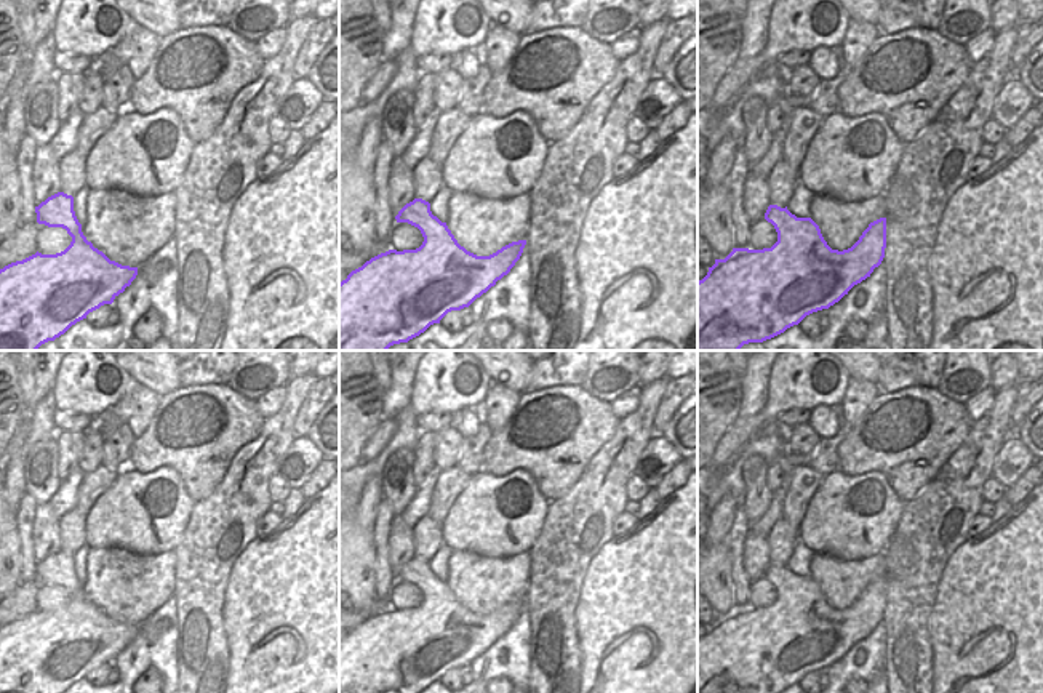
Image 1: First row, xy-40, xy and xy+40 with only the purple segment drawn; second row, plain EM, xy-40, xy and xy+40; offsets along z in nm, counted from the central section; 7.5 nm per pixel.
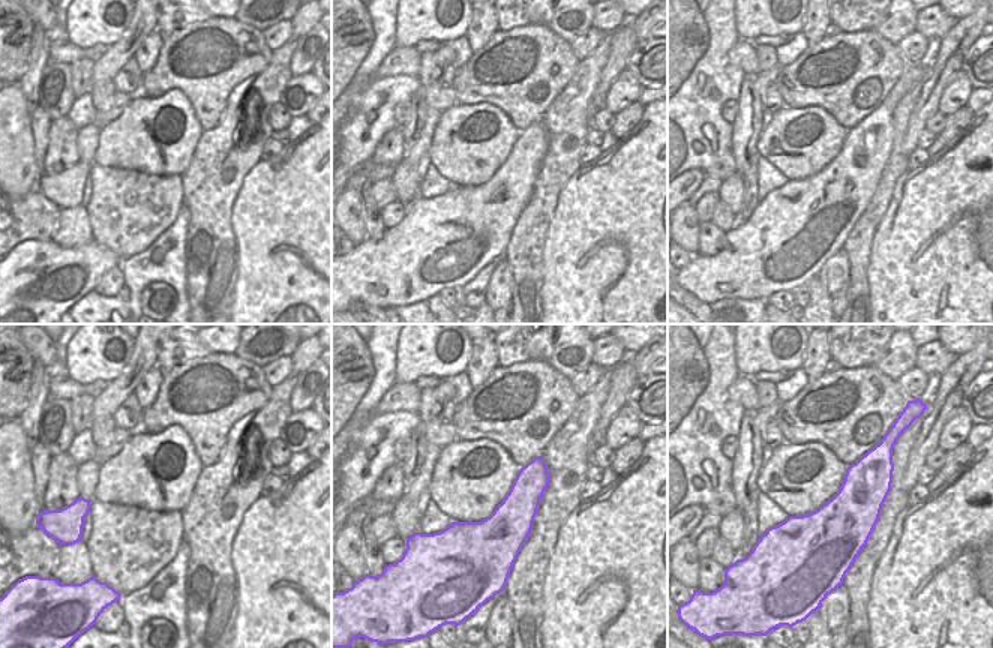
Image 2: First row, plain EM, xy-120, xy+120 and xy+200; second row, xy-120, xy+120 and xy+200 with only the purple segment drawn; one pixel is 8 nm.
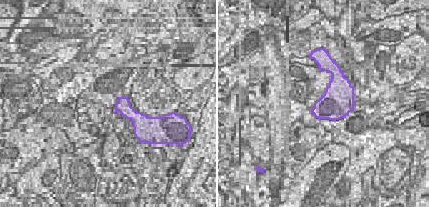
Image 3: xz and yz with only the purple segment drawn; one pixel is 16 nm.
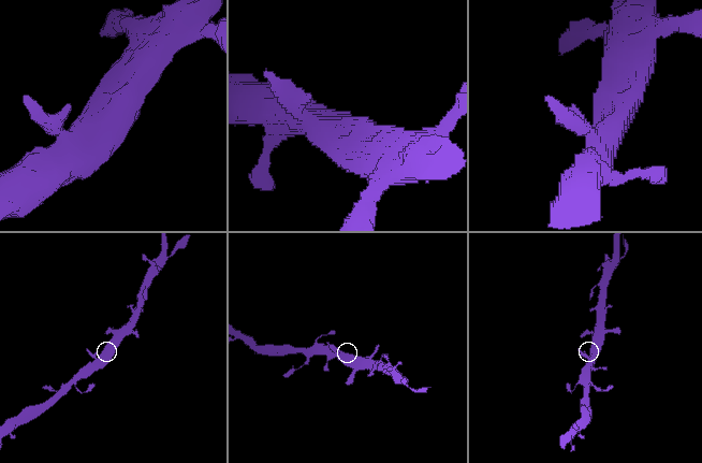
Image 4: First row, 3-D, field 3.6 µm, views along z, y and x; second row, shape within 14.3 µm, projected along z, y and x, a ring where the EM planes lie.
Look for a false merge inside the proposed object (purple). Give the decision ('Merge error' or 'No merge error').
No merge error

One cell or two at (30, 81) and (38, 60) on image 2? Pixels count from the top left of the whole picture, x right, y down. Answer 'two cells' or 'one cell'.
one cell

